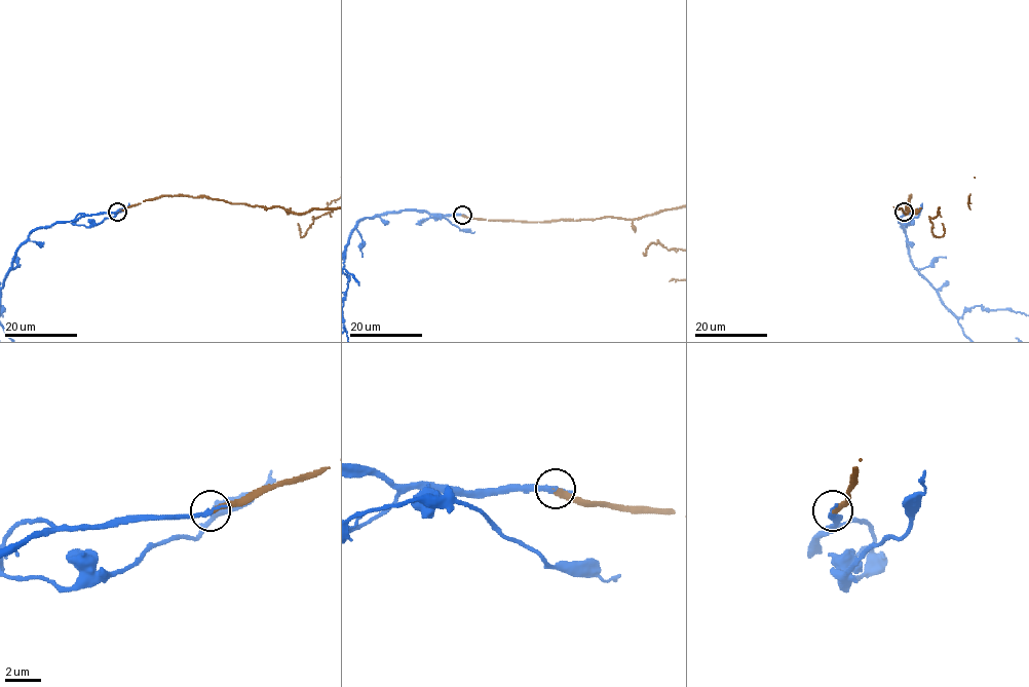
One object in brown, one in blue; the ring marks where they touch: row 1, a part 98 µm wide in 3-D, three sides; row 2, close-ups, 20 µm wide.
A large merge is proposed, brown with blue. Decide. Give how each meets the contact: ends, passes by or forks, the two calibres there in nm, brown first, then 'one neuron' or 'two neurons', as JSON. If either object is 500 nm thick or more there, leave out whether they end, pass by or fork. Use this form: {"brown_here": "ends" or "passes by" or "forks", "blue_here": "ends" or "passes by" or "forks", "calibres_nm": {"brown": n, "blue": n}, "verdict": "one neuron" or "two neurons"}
{"brown_here": "ends", "blue_here": "ends", "calibres_nm": {"brown": 320, "blue": 280}, "verdict": "one neuron"}

